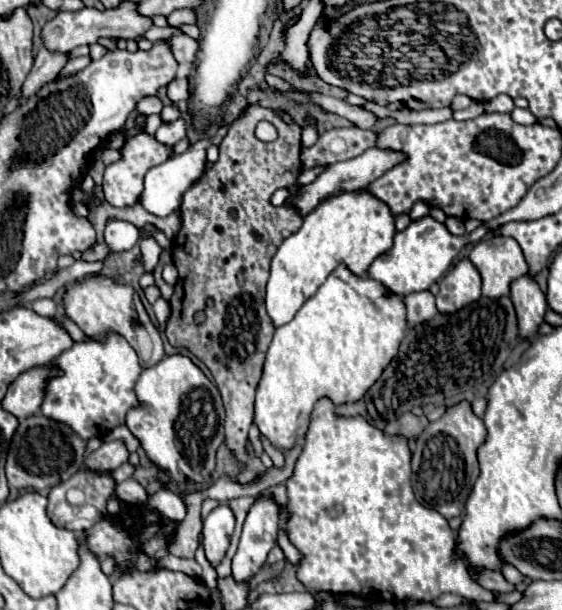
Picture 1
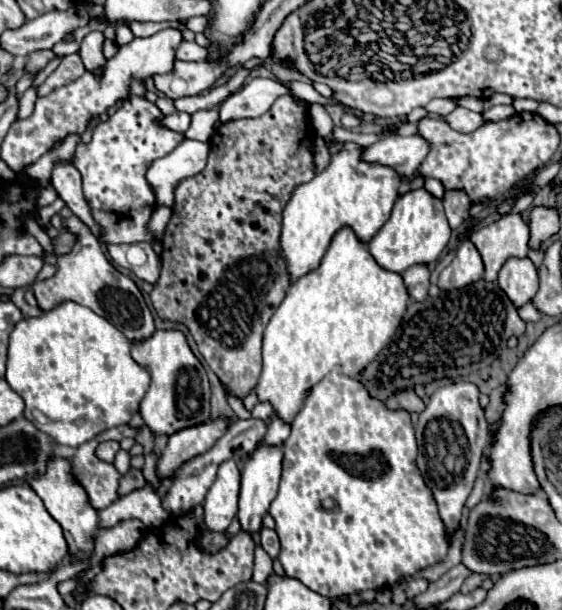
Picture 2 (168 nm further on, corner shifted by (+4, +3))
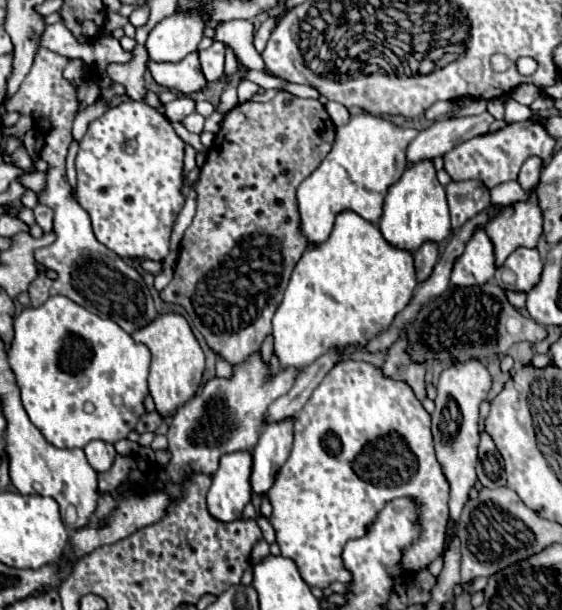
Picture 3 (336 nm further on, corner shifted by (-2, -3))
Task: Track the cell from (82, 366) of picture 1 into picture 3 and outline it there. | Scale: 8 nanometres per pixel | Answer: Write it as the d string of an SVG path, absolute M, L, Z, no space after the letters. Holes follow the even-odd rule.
M63 295L49 297L41 307L27 307L15 319L15 337L9 349L9 365L15 373L17 387L21 391L23 407L31 419L31 423L43 433L43 437L55 447L85 447L89 441L101 439L107 443L117 443L125 439L145 413L143 399L149 395L147 391L147 375L151 365L151 353L145 345L135 343L129 333L125 333L115 321L101 319L89 313L85 307L73 303ZM75 335L83 341L83 347L89 351L89 359L85 369L71 373L65 371L61 365L61 351L65 339ZM91 403L95 407L93 413L87 413L85 407Z

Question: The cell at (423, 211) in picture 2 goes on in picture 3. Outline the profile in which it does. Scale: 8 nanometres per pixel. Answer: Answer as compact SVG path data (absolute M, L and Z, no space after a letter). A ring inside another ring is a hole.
M423 161L411 169L405 169L403 177L393 187L389 187L379 231L389 245L409 253L419 251L423 243L443 243L451 235L445 189L439 185L431 161Z

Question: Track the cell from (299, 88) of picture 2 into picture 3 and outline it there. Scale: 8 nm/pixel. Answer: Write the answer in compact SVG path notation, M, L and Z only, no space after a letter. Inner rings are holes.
M223 21L215 27L213 39L231 45L237 59L245 67L267 73L263 59L259 57L259 53L253 47L253 25L249 21Z

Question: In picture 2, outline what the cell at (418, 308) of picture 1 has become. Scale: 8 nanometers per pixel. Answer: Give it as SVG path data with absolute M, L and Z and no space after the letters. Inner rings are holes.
M417 263L417 265L411 265L409 269L405 269L405 273L401 273L401 275L405 279L409 295L415 301L423 301L429 291L429 267L425 263Z

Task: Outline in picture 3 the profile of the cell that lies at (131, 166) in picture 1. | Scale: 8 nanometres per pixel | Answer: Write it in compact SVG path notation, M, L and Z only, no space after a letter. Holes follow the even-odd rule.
M137 101L111 107L103 117L89 123L85 137L79 143L75 159L77 167L77 191L79 205L89 213L97 239L123 259L147 257L163 259L169 253L171 227L183 207L181 175L183 175L185 141L175 133L171 123L159 115L153 107Z

